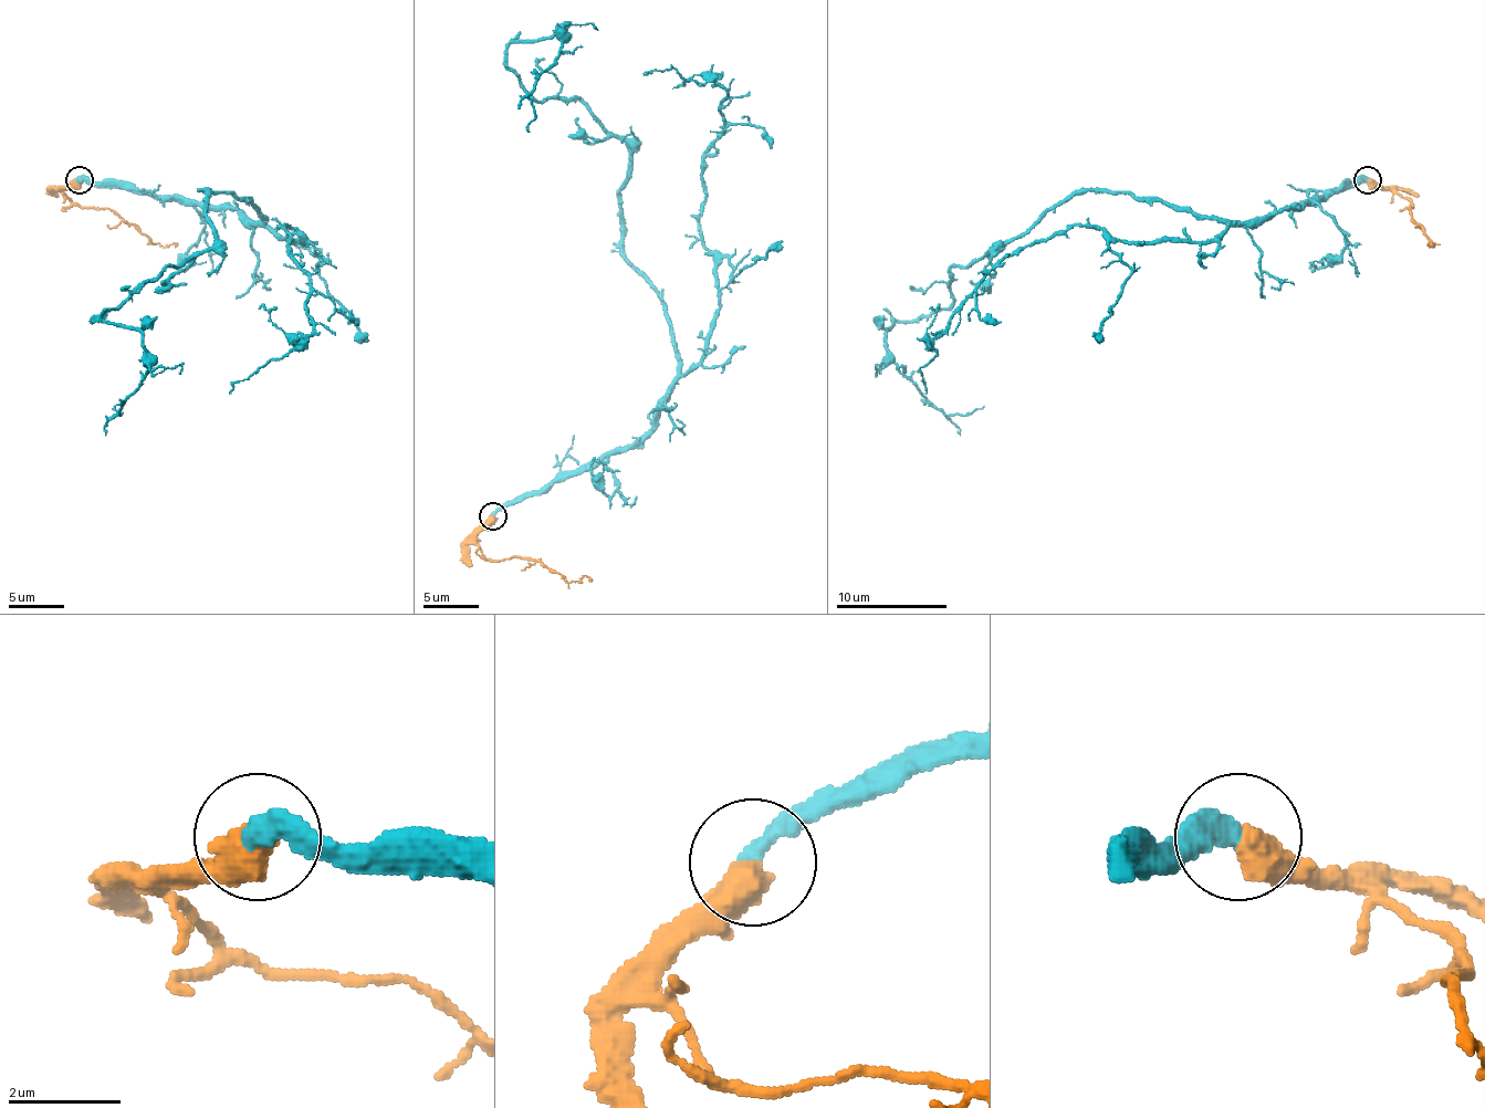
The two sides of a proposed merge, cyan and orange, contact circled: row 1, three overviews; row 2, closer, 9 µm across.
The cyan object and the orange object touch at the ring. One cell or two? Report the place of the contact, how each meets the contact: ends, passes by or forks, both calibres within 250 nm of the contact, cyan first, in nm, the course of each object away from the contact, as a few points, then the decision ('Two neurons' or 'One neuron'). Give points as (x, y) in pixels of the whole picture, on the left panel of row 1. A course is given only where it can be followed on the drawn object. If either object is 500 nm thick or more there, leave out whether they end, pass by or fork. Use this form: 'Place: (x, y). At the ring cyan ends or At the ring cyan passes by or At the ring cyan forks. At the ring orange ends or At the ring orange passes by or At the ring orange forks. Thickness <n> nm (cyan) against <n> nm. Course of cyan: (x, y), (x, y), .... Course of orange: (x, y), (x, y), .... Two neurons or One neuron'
Place: (79, 180). Thickness 400 nm (cyan) against 600 nm. Course of cyan: (79, 181), (264, 217), (209, 189), (215, 242), (92, 320), (143, 334), (143, 384), (119, 415), (114, 406). Course of orange: (79, 181), (62, 189), (73, 204), (117, 211), (154, 242), (178, 244). One neuron

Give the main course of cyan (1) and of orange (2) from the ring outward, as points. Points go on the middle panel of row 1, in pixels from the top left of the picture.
1: (492, 516), (626, 452), (679, 366), (623, 252), (628, 146), (506, 65), (556, 34), (529, 133)
2: (492, 516), (479, 533), (476, 544), (487, 557), (531, 557), (567, 581), (593, 581)

